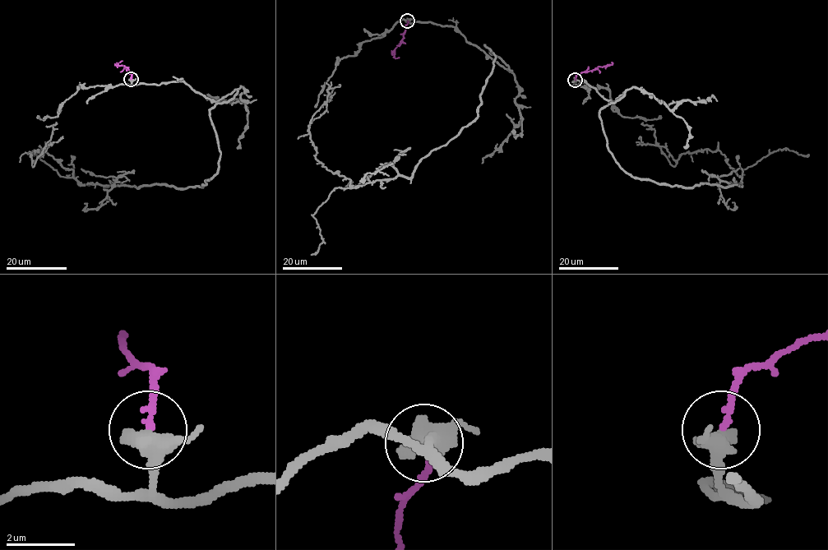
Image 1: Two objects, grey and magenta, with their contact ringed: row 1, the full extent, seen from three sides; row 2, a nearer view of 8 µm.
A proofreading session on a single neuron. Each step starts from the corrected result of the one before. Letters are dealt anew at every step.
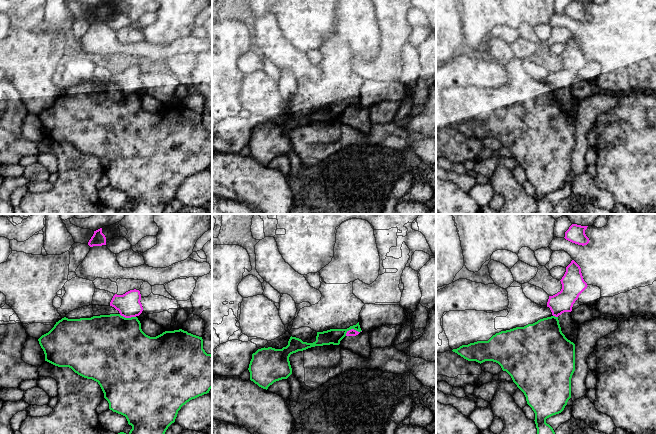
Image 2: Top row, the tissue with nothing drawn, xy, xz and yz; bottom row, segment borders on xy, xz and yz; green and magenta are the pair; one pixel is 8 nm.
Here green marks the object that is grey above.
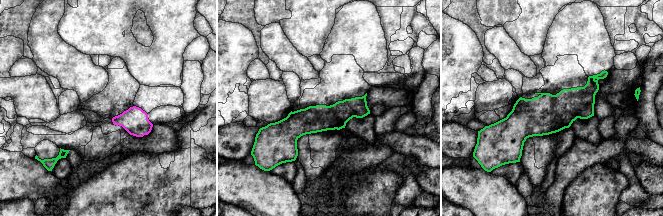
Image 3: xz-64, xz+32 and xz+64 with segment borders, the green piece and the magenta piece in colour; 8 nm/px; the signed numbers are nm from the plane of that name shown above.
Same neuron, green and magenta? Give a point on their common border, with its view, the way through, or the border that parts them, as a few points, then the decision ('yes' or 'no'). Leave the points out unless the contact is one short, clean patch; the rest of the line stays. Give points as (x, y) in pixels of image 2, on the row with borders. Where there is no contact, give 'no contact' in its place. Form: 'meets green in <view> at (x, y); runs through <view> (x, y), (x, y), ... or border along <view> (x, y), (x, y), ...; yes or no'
meets green in xz at (352, 328); border along xz (361, 330), (350, 329), (345, 335); no

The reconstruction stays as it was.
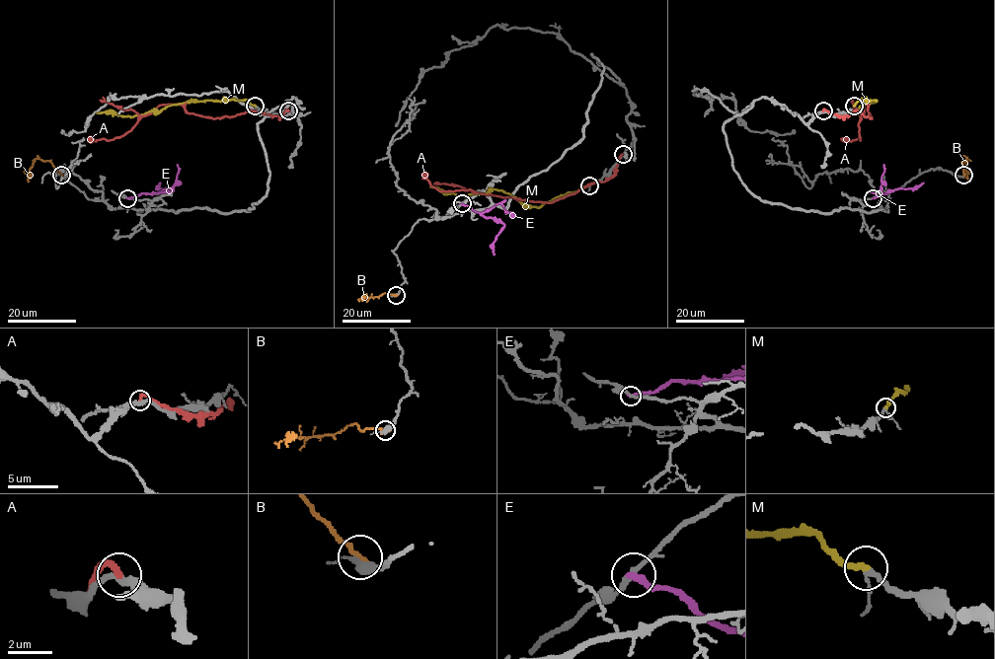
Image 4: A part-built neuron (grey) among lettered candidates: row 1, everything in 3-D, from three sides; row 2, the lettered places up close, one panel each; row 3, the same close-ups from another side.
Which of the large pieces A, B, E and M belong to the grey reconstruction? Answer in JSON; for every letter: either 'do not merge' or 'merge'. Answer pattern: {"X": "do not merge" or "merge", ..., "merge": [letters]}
{"A": "do not merge", "B": "do not merge", "E": "do not merge", "M": "merge", "merge": ["M"]}

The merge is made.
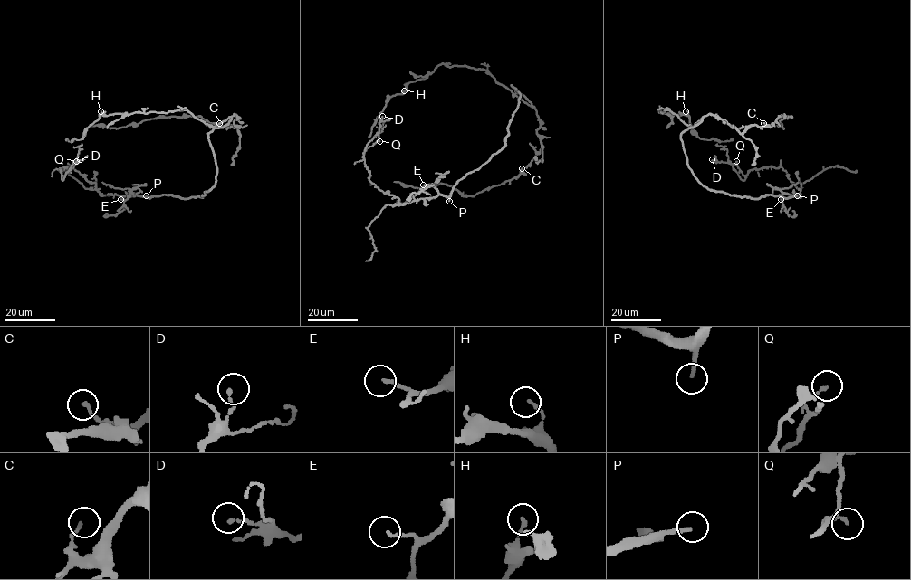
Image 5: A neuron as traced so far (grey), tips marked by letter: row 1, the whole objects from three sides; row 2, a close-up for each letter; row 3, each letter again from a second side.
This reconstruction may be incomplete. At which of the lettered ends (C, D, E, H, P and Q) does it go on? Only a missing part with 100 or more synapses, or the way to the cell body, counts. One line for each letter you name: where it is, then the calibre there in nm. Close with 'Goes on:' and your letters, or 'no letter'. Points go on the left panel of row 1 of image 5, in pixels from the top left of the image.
P: (146, 195) | 190 nm
Goes on: P

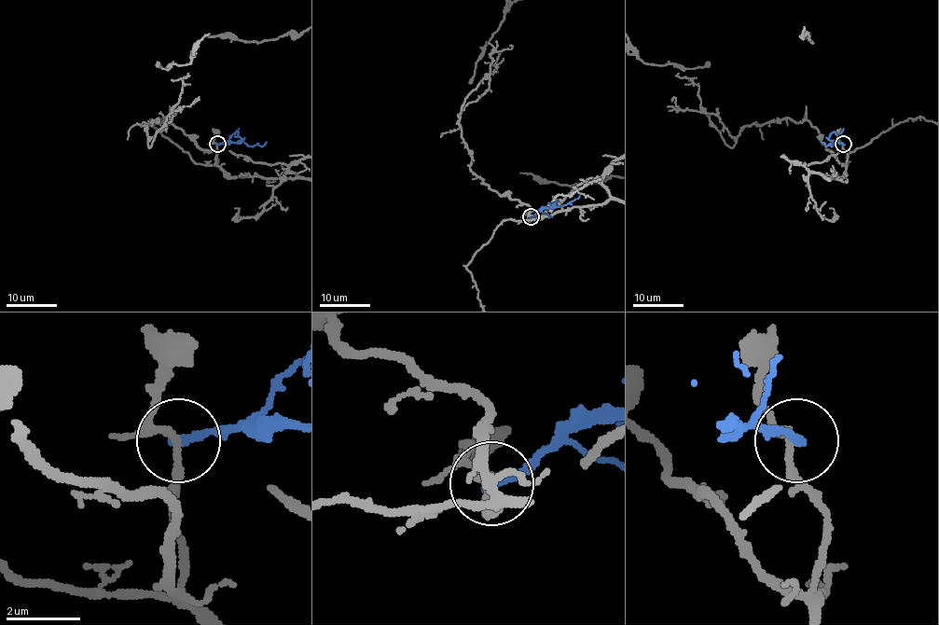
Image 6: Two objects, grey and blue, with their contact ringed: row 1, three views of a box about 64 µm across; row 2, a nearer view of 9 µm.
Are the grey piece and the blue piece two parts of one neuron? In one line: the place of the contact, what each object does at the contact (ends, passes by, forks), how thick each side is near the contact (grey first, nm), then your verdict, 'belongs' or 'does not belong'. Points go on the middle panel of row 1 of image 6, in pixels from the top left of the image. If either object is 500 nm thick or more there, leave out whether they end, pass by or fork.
(531, 216) | grey forks | blue ends | 160/220 nm | does not belong

